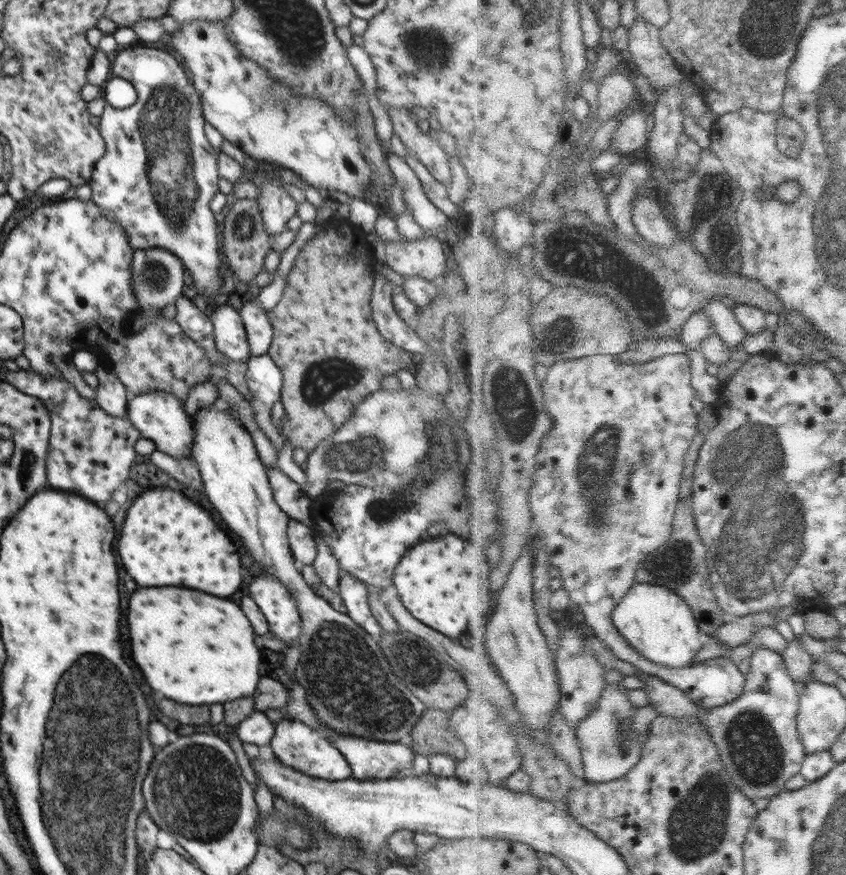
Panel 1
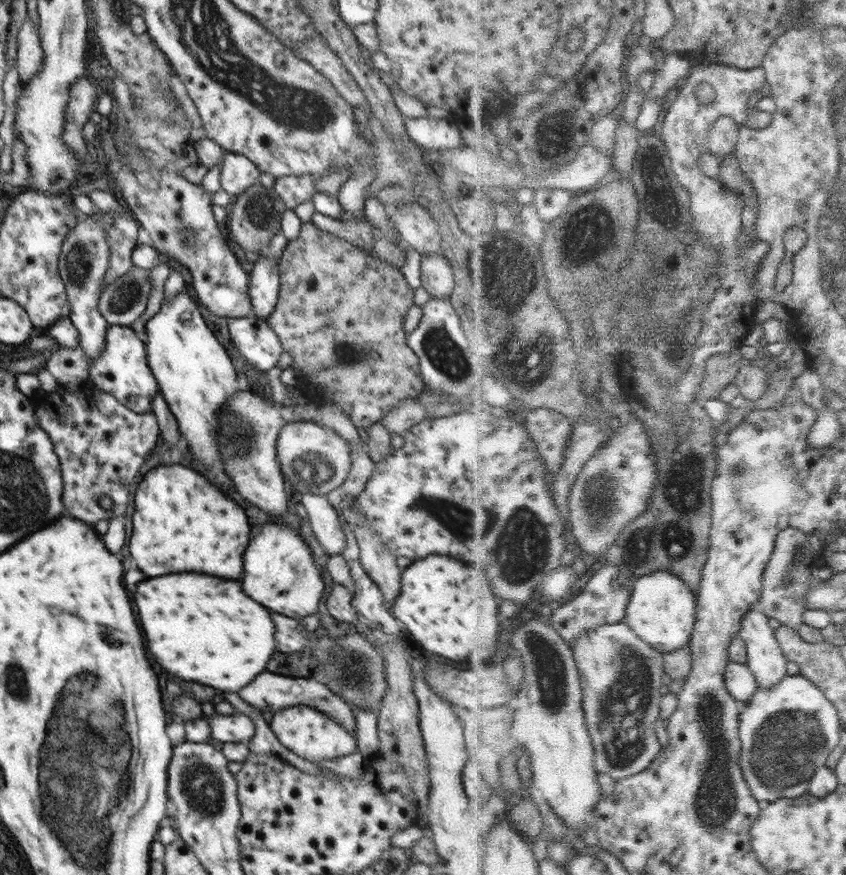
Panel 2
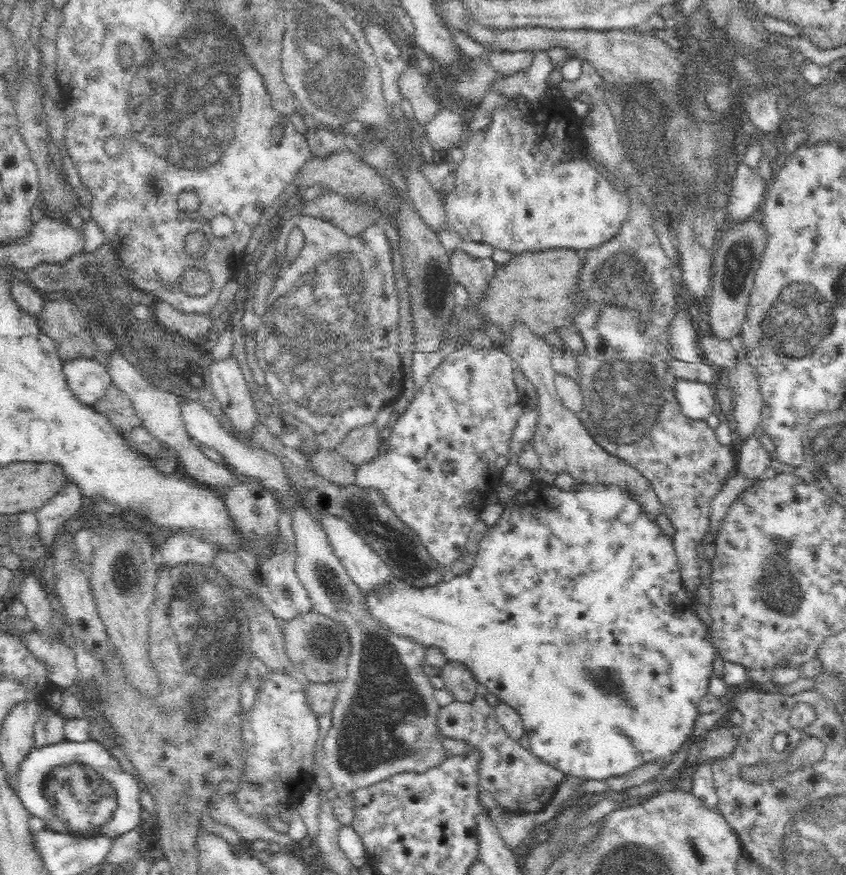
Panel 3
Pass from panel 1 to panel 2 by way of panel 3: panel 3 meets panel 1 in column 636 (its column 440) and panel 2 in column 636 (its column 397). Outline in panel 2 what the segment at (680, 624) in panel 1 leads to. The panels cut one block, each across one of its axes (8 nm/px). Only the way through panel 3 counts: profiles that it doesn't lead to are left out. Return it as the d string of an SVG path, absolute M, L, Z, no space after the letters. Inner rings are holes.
M668 570L656 571L637 579L633 589L625 620L644 640L663 653L691 644L699 621L699 597L680 575Z

